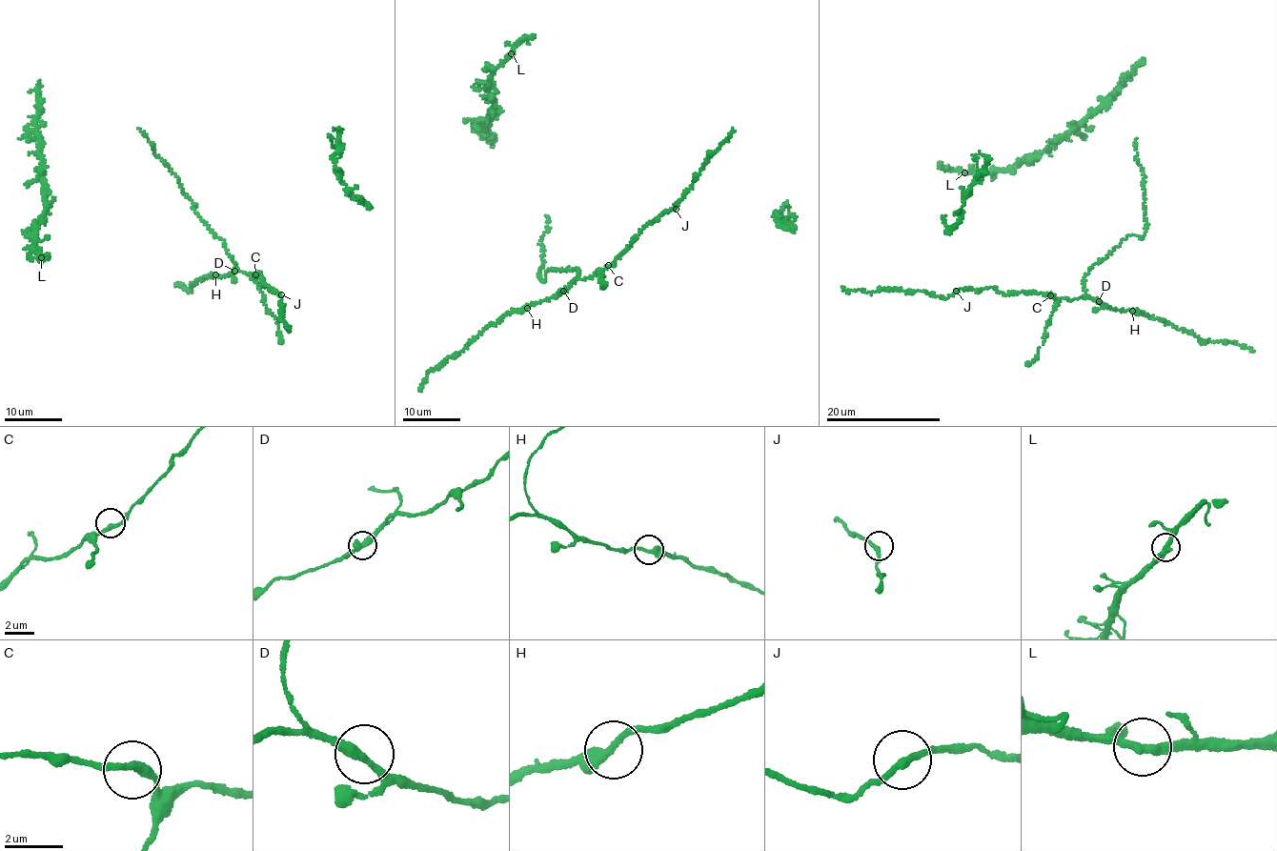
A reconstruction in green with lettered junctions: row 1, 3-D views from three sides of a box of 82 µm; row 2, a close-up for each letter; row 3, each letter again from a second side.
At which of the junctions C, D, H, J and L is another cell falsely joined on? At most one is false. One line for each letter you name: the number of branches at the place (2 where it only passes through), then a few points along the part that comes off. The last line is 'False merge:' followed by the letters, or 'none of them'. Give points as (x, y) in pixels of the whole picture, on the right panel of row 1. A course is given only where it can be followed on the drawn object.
False merge: none of them

